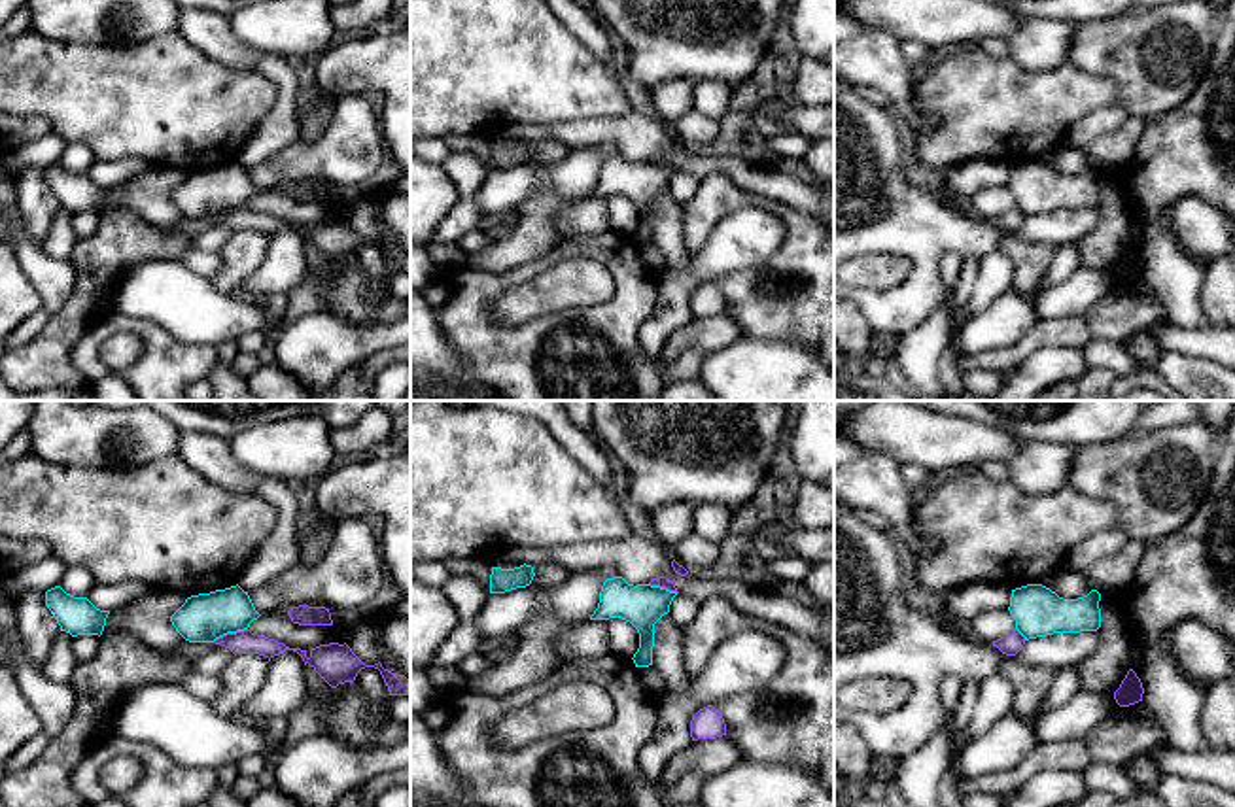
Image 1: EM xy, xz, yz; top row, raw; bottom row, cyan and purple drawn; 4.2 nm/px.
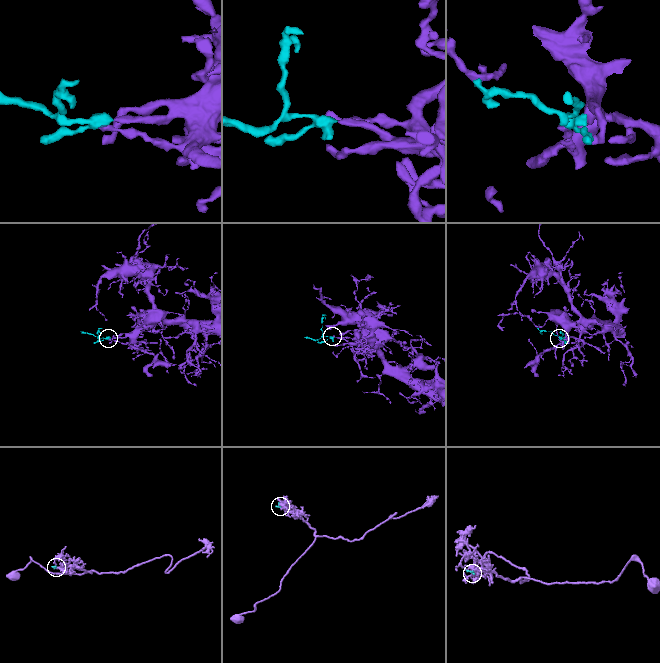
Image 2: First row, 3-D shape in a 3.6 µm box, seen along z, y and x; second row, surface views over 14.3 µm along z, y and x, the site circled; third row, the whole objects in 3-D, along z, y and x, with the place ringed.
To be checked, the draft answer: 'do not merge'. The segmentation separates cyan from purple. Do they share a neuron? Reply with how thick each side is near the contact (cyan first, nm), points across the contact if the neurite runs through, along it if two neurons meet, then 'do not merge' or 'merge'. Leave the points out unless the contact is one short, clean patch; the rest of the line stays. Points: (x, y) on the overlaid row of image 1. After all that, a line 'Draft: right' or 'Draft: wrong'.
200/100 nm | across xy (207, 617), (214, 617), (229, 632), (244, 641) | merge
Draft: wrong

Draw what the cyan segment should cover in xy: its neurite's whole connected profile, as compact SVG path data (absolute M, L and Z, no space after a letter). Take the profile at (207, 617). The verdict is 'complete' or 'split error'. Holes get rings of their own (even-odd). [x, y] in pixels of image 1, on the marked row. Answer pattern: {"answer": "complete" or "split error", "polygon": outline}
{"answer": "split error", "polygon": "M236 584L187 597L170 616L170 622L185 641L216 643L229 648L235 656L259 654L270 660L284 650L293 650L303 658L304 665L308 663L331 688L354 682L361 669L374 667L380 671L390 695L410 695L410 678L384 669L380 661L365 665L346 643L320 644L306 652L252 633L248 627L259 616L248 592Z"}

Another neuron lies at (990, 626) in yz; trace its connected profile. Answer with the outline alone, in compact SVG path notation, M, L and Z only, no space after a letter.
M1000 609L976 616L970 627L976 641L993 643L1016 631L1016 620L1008 609Z

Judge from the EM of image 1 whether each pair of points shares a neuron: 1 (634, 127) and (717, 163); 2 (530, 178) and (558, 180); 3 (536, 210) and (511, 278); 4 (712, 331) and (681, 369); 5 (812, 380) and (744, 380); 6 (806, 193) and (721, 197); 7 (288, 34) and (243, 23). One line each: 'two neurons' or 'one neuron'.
1: one neuron
2: one neuron
3: two neurons
4: two neurons
5: one neuron
6: two neurons
7: one neuron

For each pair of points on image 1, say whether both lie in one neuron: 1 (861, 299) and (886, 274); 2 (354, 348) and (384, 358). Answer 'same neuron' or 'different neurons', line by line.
1: different neurons
2: different neurons

